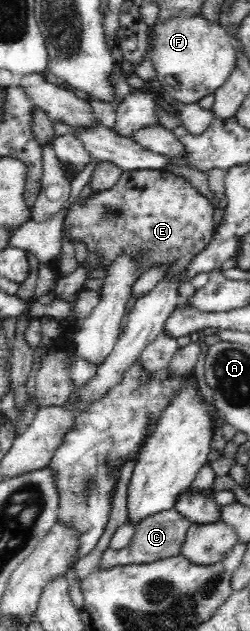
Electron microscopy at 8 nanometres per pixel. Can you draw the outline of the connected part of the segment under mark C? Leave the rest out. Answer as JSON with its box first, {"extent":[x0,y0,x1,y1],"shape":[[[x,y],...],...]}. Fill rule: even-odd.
{"extent":[100,508,193,568],"shape":[[[174,508],[151,514],[151,516],[147,516],[134,524],[133,540],[131,540],[129,546],[118,551],[108,547],[103,552],[100,567],[111,568],[111,566],[127,566],[127,564],[149,564],[156,560],[177,556],[181,554],[180,550],[191,523],[193,522],[187,520]]]}

